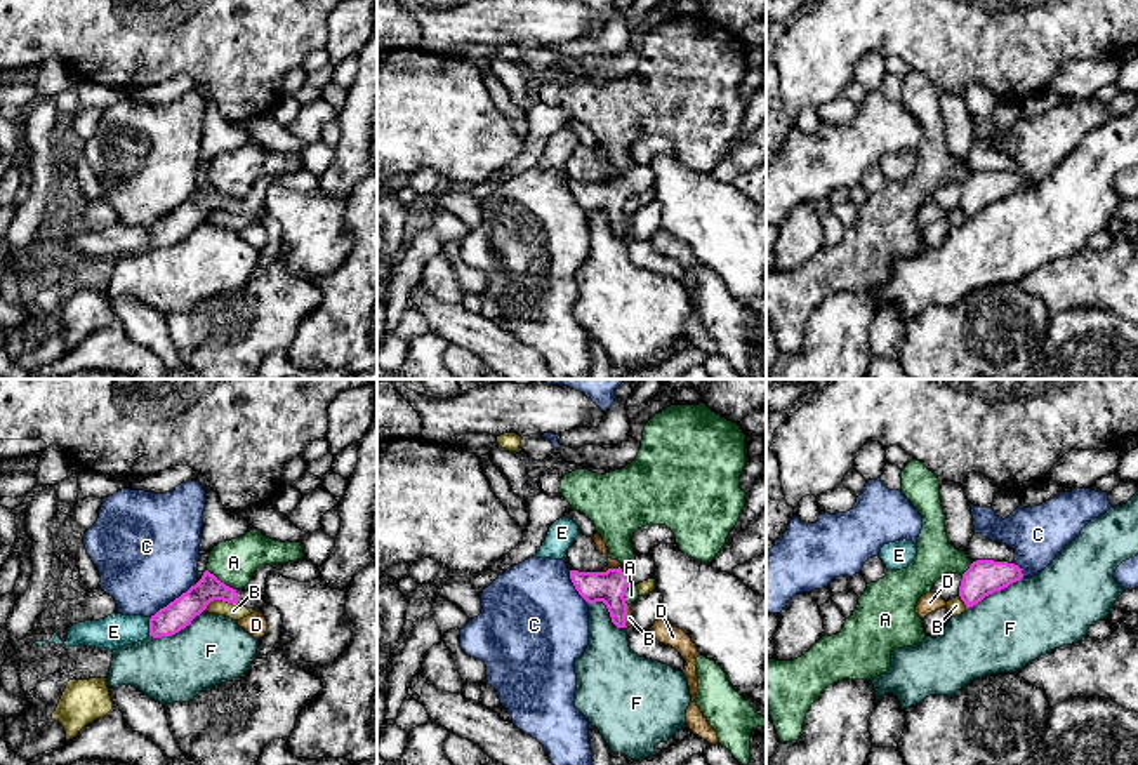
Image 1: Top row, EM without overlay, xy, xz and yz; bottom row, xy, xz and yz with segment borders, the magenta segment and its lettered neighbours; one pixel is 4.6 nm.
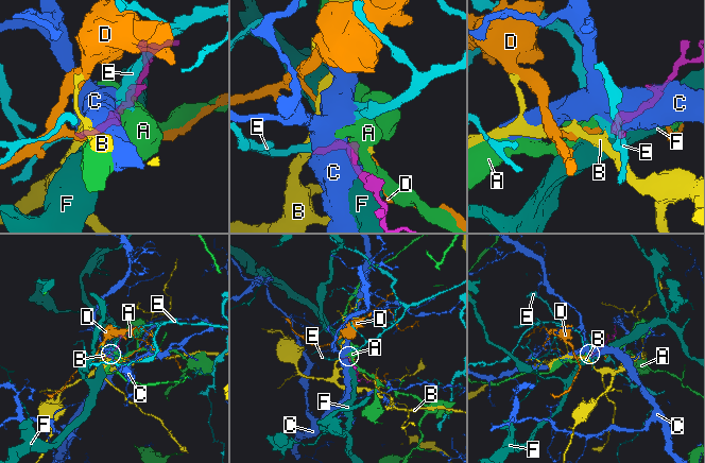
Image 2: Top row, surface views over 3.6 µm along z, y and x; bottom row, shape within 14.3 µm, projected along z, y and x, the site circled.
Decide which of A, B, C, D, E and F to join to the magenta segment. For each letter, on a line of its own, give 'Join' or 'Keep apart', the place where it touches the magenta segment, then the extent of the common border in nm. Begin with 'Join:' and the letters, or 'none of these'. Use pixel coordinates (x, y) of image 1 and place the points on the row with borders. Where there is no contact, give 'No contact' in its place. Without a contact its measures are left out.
Join: none of these
A: Keep apart. Touches magenta at xy (219, 581). Shared border 170 nm
B: Keep apart. Touches magenta at xy (219, 598). Shared border 170 nm
C: Keep apart. Touches magenta at xy (171, 602). Shared border 240 nm
D: Keep apart. Touches magenta at xz (614, 569). Shared border 60 nm
E: Keep apart. Touches magenta at xy (150, 626). Shared border 90 nm
F: Keep apart. Touches magenta at yz (994, 592). Shared border 300 nm

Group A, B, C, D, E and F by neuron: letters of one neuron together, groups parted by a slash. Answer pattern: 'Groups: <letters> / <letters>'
Groups: A / B / C / D / E / F

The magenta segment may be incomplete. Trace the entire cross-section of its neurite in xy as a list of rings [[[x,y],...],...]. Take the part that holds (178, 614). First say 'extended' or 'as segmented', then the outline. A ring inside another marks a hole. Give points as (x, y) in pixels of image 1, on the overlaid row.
extended; [[[308,558],[262,565],[254,572],[250,582],[243,589],[233,589],[205,570],[195,586],[151,615],[149,636],[162,638],[179,633],[214,600],[240,603],[255,612],[262,612],[266,603],[266,579],[271,574],[280,574],[299,582],[311,582],[320,577],[318,565]]]

